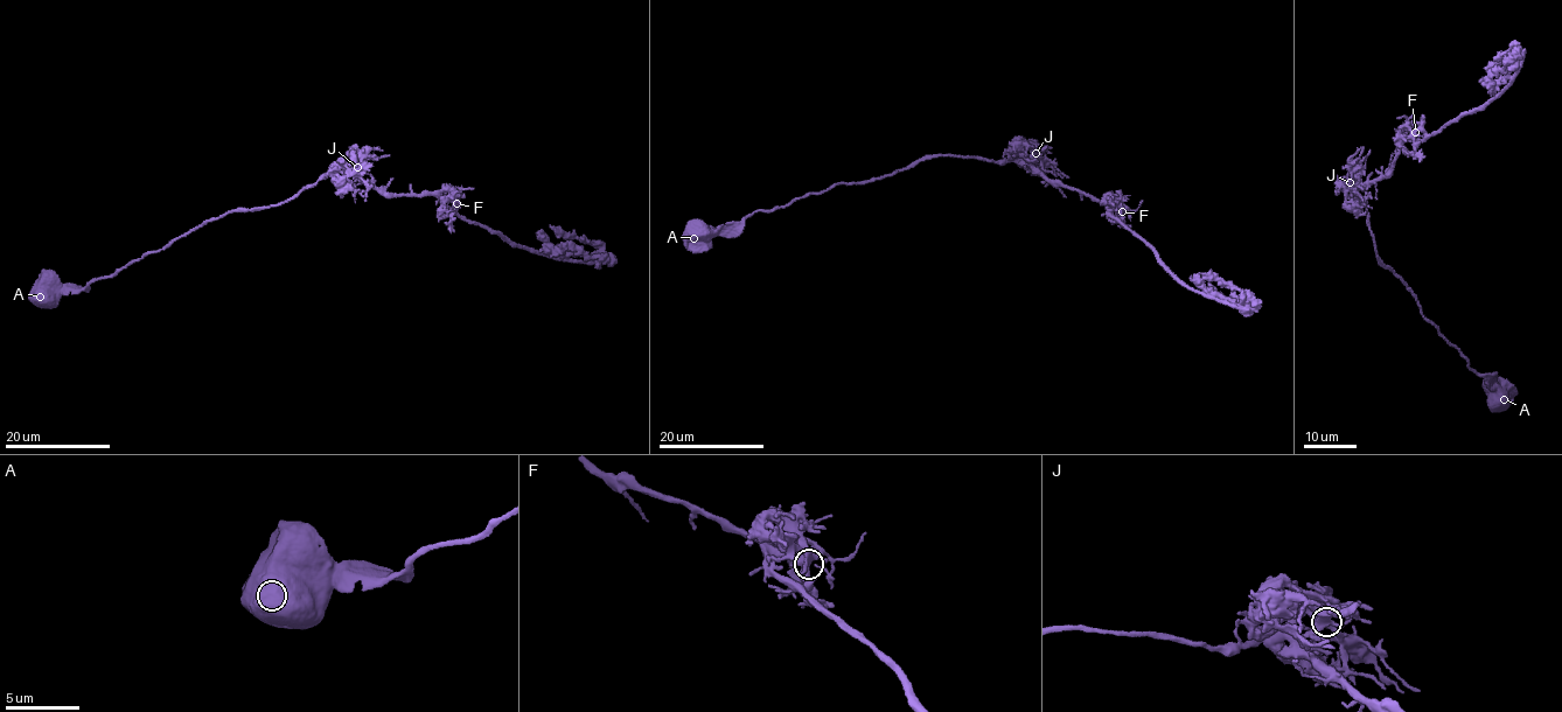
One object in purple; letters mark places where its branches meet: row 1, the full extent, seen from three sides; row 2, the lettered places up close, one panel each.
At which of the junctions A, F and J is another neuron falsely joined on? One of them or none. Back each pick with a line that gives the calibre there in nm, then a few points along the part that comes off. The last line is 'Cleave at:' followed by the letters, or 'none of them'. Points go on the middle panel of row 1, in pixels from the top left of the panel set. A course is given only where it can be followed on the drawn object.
Cleave at: none of them

